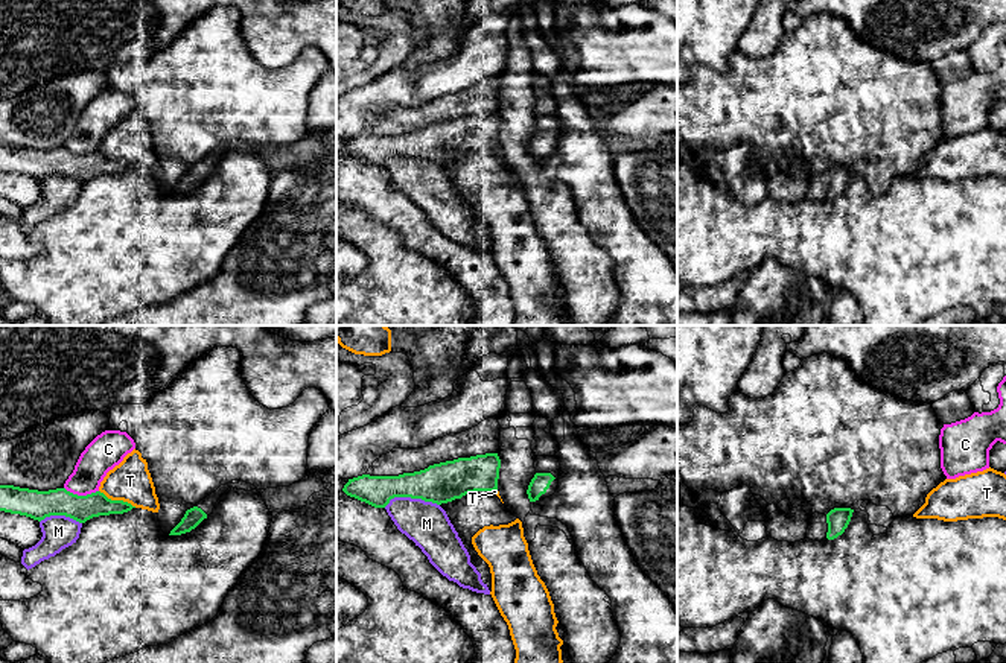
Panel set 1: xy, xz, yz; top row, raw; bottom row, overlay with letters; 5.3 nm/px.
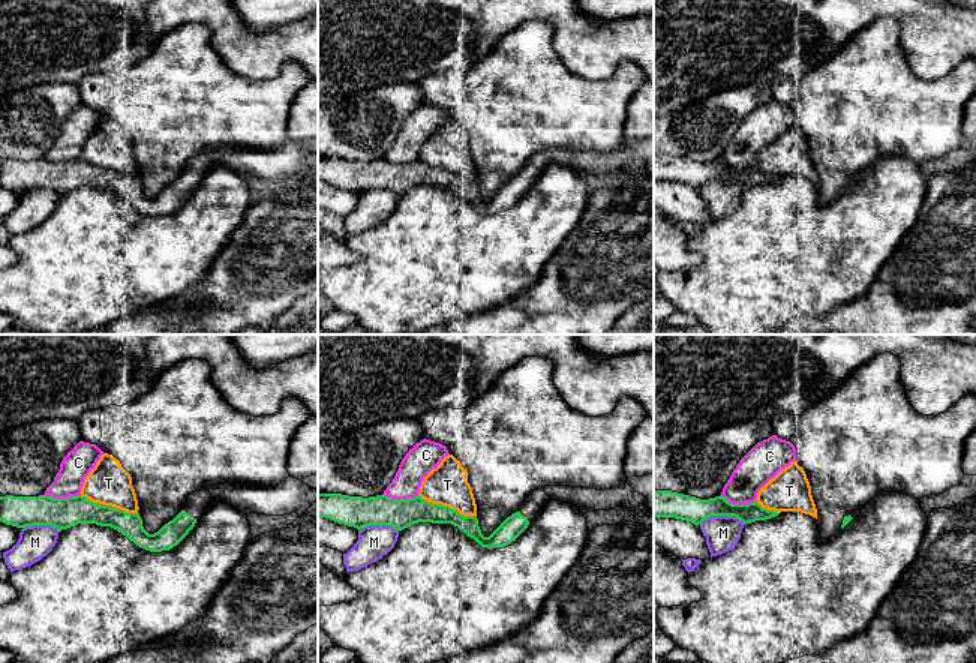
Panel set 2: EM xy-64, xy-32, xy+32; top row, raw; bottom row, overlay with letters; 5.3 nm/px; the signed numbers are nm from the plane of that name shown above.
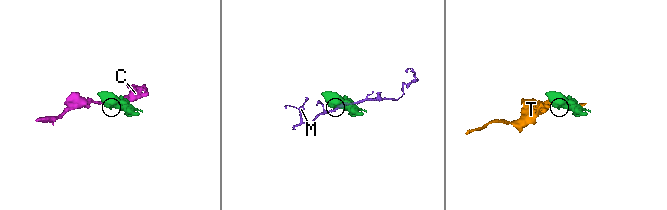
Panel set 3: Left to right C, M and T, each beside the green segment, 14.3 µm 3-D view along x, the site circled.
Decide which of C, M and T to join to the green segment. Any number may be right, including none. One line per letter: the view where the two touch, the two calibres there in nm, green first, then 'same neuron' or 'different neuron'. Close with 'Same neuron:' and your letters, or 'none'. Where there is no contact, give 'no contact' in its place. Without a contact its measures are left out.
C: meets green in xy; 150 nm thick on the green side, 180 nm on the other; different neuron
M: meets green in xz; 220 nm thick on the green side, 240 nm on the other; different neuron
T: meets green in xy; 140 nm thick on the green side, 220 nm on the other; different neuron
Same neuron: none

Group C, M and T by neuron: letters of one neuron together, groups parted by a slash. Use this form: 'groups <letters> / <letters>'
groups C / M / T

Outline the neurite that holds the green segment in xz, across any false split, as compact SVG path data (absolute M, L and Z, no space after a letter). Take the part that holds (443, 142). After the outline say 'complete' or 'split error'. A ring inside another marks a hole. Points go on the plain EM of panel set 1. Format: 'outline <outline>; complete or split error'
outline M498 113L458 117L399 135L362 134L342 151L374 167L385 167L394 157L411 157L437 164L461 158L475 151L498 149L501 119Z; complete

